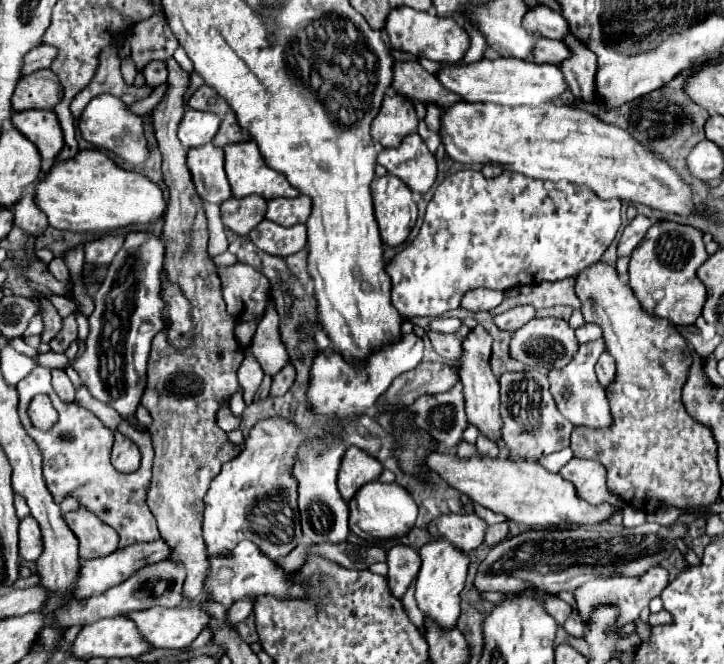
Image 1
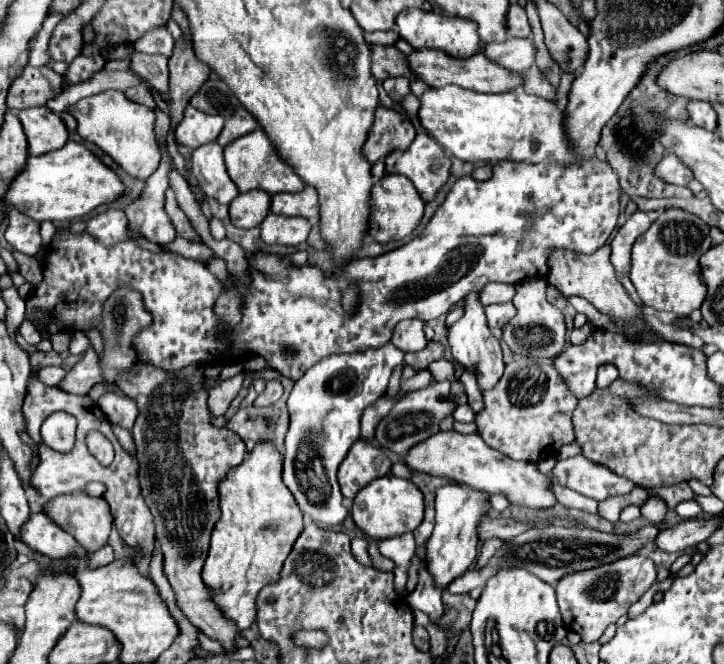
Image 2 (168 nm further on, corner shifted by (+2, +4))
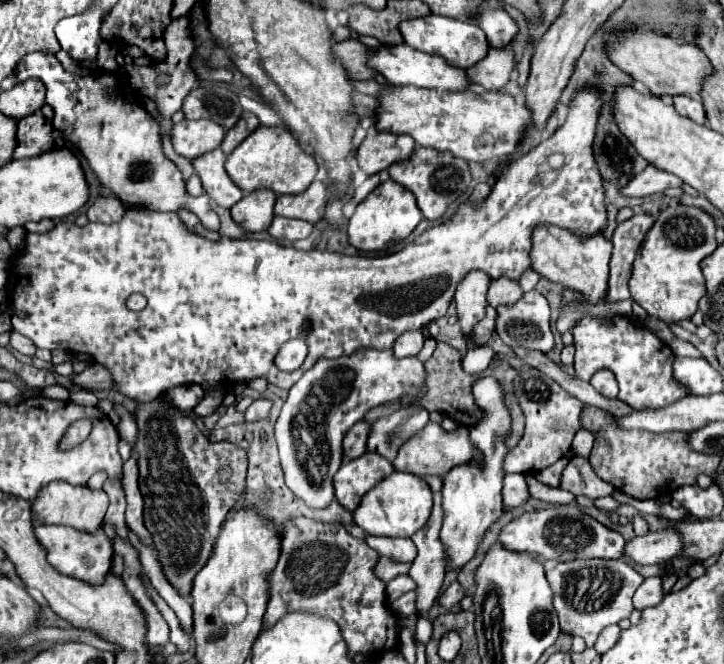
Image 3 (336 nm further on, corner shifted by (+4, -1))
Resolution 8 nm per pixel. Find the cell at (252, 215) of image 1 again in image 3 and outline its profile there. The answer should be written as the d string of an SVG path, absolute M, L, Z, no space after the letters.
M258 189L250 195L244 195L230 211L232 211L232 219L246 231L266 231L274 219L274 213L272 213L272 207L274 207L274 201L276 201L276 195L270 191L270 189Z

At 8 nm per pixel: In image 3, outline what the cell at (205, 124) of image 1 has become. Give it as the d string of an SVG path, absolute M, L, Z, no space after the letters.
M182 119L172 127L172 145L174 151L186 159L200 157L216 147L220 147L224 139L224 129L222 125L214 121L190 121Z

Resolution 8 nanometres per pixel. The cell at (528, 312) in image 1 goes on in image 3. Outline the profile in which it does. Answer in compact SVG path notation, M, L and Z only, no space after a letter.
M486 307L486 317L472 329L472 335L478 343L486 343L490 339L490 335L494 333L494 325L496 325L498 313L494 307Z

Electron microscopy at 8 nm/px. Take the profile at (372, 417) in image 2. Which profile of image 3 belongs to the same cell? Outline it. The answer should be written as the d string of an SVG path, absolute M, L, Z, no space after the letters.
M358 421L344 437L344 457L348 459L356 459L366 451L366 441L368 441L368 433L370 433L370 423L368 421Z

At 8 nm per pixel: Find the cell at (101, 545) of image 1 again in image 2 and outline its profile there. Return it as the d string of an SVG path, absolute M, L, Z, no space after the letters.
M78 490L78 492L70 492L70 494L52 498L42 508L42 512L46 512L54 520L54 524L58 524L60 528L64 528L66 532L72 532L72 536L76 536L76 540L80 540L80 544L84 544L88 552L96 552L98 548L102 548L108 542L108 534L112 528L112 514L104 498L88 496L84 490Z

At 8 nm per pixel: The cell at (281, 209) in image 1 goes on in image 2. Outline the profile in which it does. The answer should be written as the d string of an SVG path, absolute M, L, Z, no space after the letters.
M306 186L302 192L296 194L274 194L270 210L274 214L284 216L302 216L308 220L316 220L319 217L318 194L314 186Z

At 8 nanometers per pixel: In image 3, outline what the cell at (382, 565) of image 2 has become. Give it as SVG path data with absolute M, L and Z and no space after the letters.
M399 575L391 580L386 587L386 594L388 601L392 603L398 597L402 596L404 593L408 591L412 591L416 589L416 583L412 580L412 578L406 575Z

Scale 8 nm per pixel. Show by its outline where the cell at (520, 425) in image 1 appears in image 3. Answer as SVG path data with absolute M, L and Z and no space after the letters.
M528 367L514 377L514 393L524 413L526 429L520 443L510 449L510 453L506 453L502 469L504 473L538 473L568 453L570 443L580 429L582 403L534 367Z

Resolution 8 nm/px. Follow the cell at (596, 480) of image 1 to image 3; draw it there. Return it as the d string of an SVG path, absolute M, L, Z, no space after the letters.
M572 457L562 471L560 477L560 487L574 493L574 495L586 495L590 499L600 499L606 495L612 495L616 489L602 481L592 469L588 459L584 457Z

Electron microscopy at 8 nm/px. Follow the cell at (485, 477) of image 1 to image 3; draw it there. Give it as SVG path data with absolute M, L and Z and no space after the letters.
M428 423L416 437L406 441L402 449L398 451L398 457L394 459L394 469L396 471L406 471L418 477L426 475L446 475L452 467L458 467L462 463L468 465L482 465L482 457L478 457L478 449L474 449L470 441L470 429L468 427L458 427L456 431L444 431L438 429L436 423Z

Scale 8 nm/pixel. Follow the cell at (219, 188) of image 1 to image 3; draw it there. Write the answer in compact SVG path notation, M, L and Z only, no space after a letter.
M214 149L206 155L200 155L192 161L198 177L202 179L202 187L206 191L206 195L216 201L220 207L230 209L232 199L238 201L238 195L242 195L242 191L232 183L232 179L228 177L226 169L224 169L224 161L226 155L222 153L222 149Z

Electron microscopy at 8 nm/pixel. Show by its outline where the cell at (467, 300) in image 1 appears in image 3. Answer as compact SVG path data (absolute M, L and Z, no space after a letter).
M500 277L490 283L490 289L488 289L488 305L490 307L516 303L520 297L522 297L522 289L520 289L518 281Z

